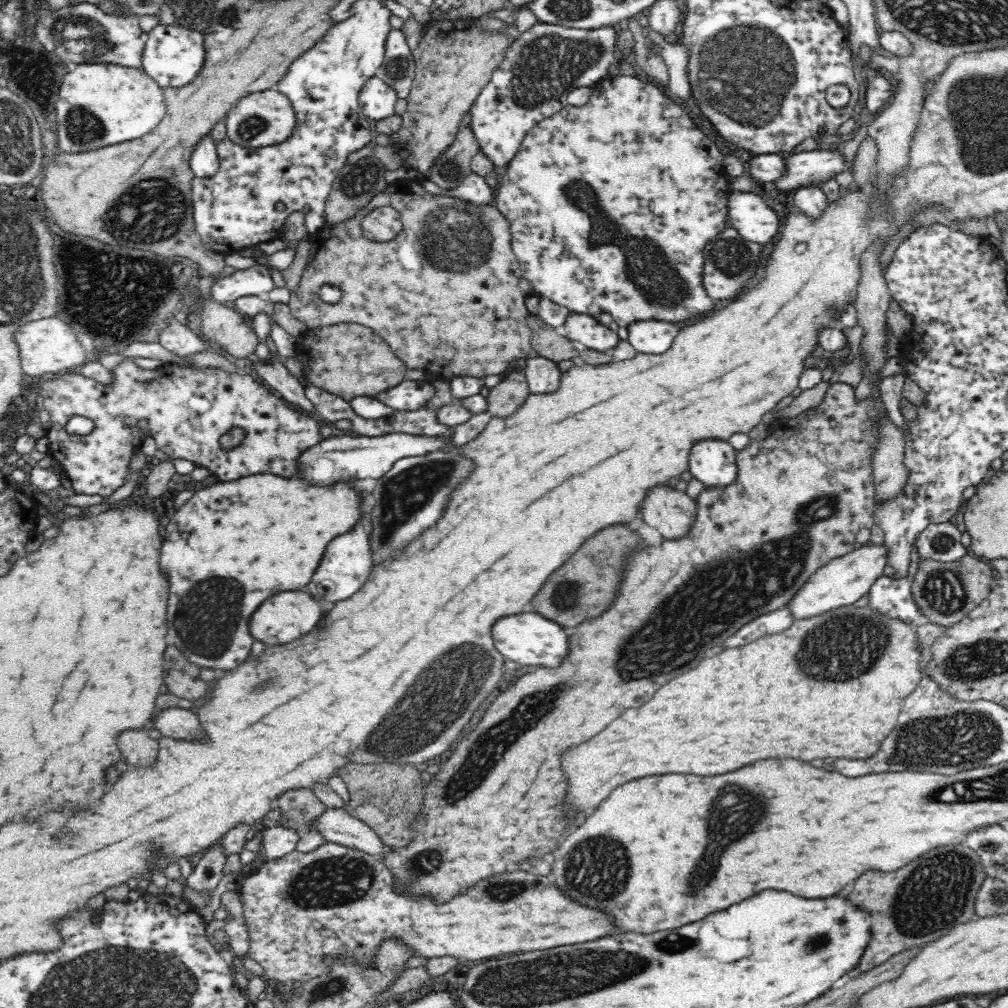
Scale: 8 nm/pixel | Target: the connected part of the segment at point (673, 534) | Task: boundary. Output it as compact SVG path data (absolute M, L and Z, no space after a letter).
M670 486L652 488L646 494L640 512L644 514L644 520L668 540L686 536L696 520L696 504L692 498Z

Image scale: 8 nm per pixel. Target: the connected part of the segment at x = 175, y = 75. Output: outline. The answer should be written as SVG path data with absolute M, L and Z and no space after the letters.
M179 24L154 26L142 52L142 68L162 88L178 88L188 84L204 66L204 34Z

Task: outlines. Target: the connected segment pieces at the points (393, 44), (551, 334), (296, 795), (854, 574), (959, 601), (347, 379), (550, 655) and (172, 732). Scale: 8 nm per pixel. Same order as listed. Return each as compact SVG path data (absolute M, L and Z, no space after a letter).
M401 29L388 32L385 57L376 76L386 81L400 98L407 98L415 76L415 60Z
M530 314L527 323L532 328L531 345L534 355L540 355L559 363L579 356L572 341L559 329L545 323L540 317Z
M297 788L283 792L274 805L282 811L283 818L278 825L290 827L298 831L298 834L315 830L313 822L326 808L311 788Z
M885 544L857 546L852 552L832 559L828 564L817 568L804 586L797 590L786 607L796 620L812 618L840 607L853 605L871 590L874 581L882 576L886 565L887 548Z
M971 553L966 554L964 560L954 562L940 562L920 557L912 581L912 595L926 622L952 626L990 596L990 583L995 575L995 570L990 569L984 559Z
M358 323L308 328L297 343L295 358L303 364L303 374L308 384L347 401L356 396L375 397L406 378L405 364L391 351L383 338L370 327Z
M526 610L524 614L500 618L492 626L492 638L494 638L496 650L502 656L506 656L508 660L518 662L522 666L532 664L532 666L554 668L568 654L568 636L566 636L566 632L558 624L554 624L552 620L548 620L534 610Z
M166 706L159 712L155 712L152 722L163 736L174 740L202 740L204 738L200 719L193 709Z

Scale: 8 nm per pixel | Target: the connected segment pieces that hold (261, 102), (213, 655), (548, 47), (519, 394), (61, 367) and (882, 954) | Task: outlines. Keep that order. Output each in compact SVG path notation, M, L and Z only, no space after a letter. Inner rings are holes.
M272 89L243 96L226 115L227 137L240 146L250 148L269 147L288 140L294 134L296 123L296 114L290 99Z
M256 474L245 476L239 480L232 480L230 482L221 482L213 484L202 490L198 490L190 499L185 502L178 510L172 520L167 526L164 526L164 537L162 541L162 548L160 548L160 568L168 574L168 582L170 582L170 600L168 600L167 628L168 633L165 637L165 642L168 646L175 646L180 648L180 652L186 655L186 658L199 666L200 668L212 668L217 672L235 669L239 664L247 660L254 642L254 637L250 636L248 632L248 620L250 614L258 608L258 604L262 604L266 598L270 598L276 592L282 590L302 590L314 570L318 568L326 546L340 534L346 534L348 530L352 530L358 522L363 518L360 512L360 504L362 504L362 497L360 497L360 489L356 488L354 480L348 482L338 482L332 486L312 486L302 478L286 479L283 476L274 474Z
M537 22L530 29L517 34L502 62L492 73L490 82L482 88L470 108L469 126L472 127L480 150L486 153L492 164L506 166L520 150L523 138L533 126L568 106L566 98L572 90L580 86L592 88L600 79L609 75L608 68L615 63L616 45L619 41L619 35L612 26L584 30Z
M523 372L507 374L486 396L487 412L492 417L512 416L531 394Z
M56 315L23 324L14 332L14 341L18 343L22 372L26 378L42 379L73 372L91 359L78 341L76 330Z
M964 844L954 846L954 850L946 848L942 856L926 854L924 858L916 858L906 868L890 874L864 872L854 882L846 898L854 906L868 910L874 918L874 924L870 928L870 944L850 976L860 976L862 972L884 964L888 958L900 954L906 948L932 942L948 934L956 924L976 920L974 900L986 880L986 873L980 860L974 858L974 850L966 848ZM954 850L958 856L954 856Z

